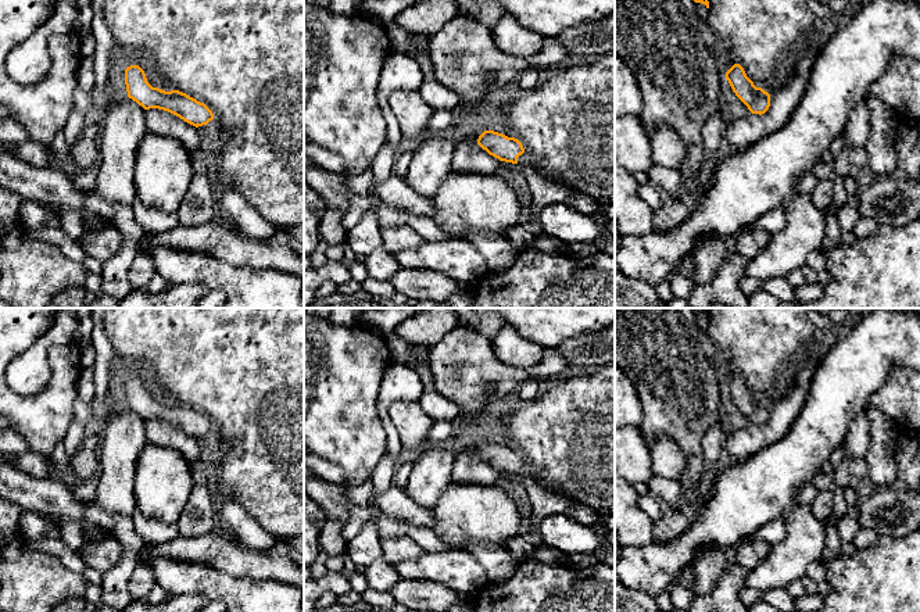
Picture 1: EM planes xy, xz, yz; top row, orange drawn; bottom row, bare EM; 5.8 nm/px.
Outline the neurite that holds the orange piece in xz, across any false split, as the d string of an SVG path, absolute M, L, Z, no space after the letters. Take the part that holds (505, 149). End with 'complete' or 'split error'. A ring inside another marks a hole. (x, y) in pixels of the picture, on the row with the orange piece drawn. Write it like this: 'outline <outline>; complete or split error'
outline M484 130L477 144L500 161L534 167L536 161L525 151L522 143L494 130Z; split error

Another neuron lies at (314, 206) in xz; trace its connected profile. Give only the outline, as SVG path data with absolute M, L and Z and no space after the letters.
M304 179L304 255L311 255L322 240L319 223L325 210L323 198Z

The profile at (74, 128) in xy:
M74 108L69 112L67 124L62 129L68 144L74 143L76 139L79 139L83 135L85 130L83 122L85 122L85 115L79 112L76 108Z

